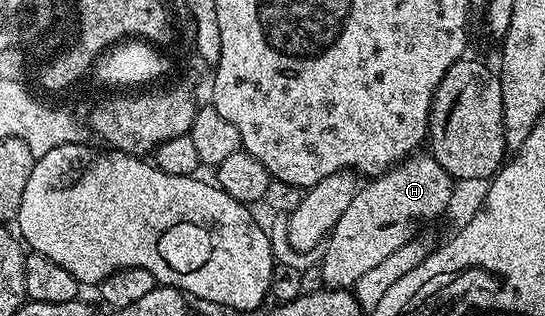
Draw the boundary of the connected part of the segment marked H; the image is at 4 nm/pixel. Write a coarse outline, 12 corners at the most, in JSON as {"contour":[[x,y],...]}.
{"contour":[[405,157],[358,187],[319,256],[328,287],[448,210],[455,181]]}

